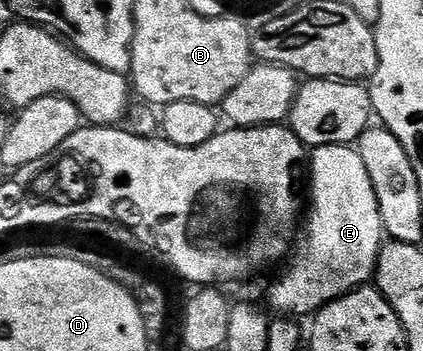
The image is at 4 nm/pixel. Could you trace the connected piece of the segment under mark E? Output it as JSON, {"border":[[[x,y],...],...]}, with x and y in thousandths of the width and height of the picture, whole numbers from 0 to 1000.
{"border":[[[745,416],[733,436],[733,516],[735,504],[738,587],[723,595],[728,655],[716,655],[697,701],[690,758],[634,823],[634,858],[655,880],[650,889],[700,909],[726,906],[773,860],[868,815],[887,792],[898,707],[913,684],[884,521],[875,521],[865,464],[856,464],[835,416]]]}

